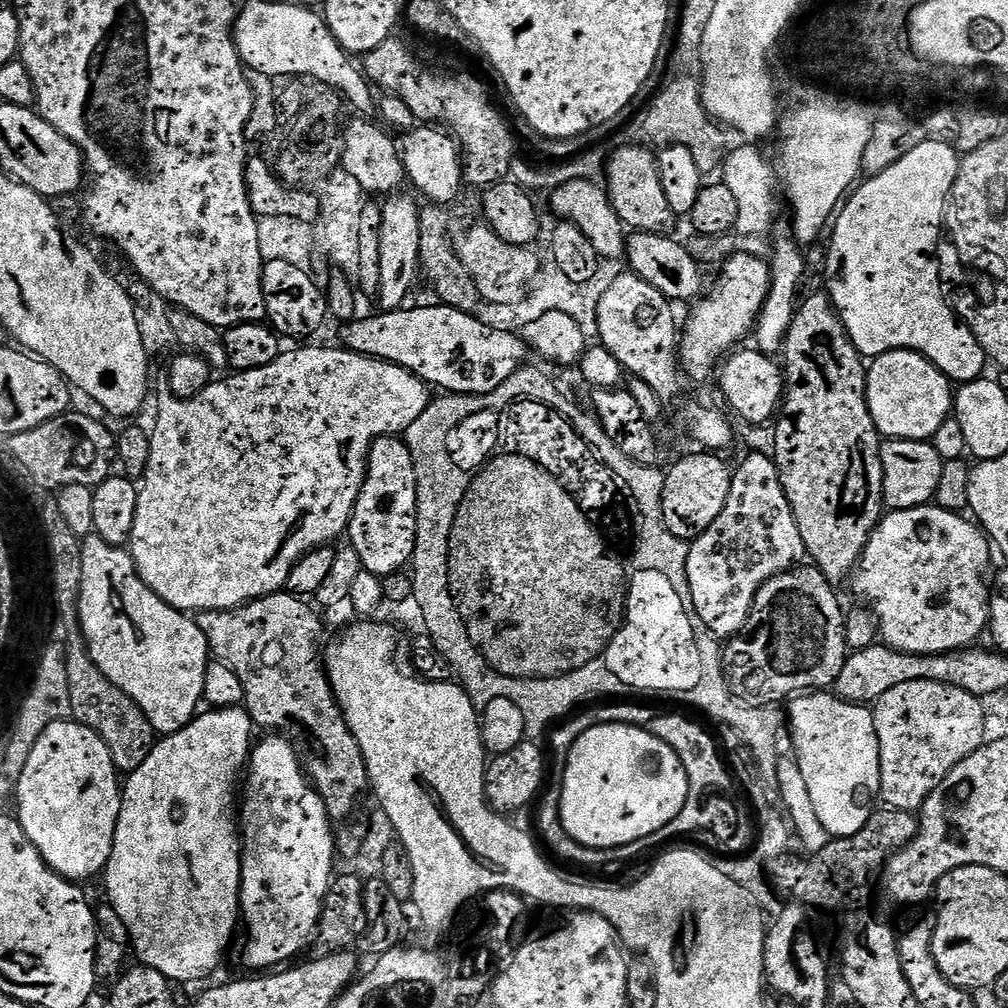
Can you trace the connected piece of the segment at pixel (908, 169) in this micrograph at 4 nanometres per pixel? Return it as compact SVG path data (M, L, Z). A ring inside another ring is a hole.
M937 138L922 142L922 146L910 150L906 158L898 158L898 162L890 166L890 170L882 170L882 174L867 177L863 181L865 184L861 183L847 197L833 238L826 244L826 291L861 356L875 358L894 348L909 348L912 352L922 353L957 385L981 379L985 375L984 364L986 365L984 347L967 324L956 315L949 297L944 297L940 264L936 261L936 247L940 244L940 236L942 240L948 195L958 178L960 161L961 157L947 139Z

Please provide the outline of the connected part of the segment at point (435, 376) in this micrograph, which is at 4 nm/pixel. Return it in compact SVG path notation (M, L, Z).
M405 306L395 312L381 311L380 316L368 316L365 320L352 320L344 332L343 347L350 352L385 360L413 372L429 386L444 388L445 393L462 396L486 396L498 390L525 363L526 345L515 332L503 332L483 324L471 311L445 306L438 308L412 308Z

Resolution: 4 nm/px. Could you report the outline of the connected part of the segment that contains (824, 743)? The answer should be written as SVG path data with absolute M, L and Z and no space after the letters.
M812 690L797 695L792 702L788 712L786 708L786 724L790 732L792 728L792 744L796 747L794 757L802 770L815 813L832 838L854 835L866 825L881 799L880 751L878 734L874 730L873 709L862 704L849 704L828 690Z

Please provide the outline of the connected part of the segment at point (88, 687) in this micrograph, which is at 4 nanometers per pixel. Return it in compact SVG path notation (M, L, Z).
M48 498L39 502L38 508L44 513L48 523L49 535L52 536L53 556L56 557L56 590L59 592L60 608L63 608L63 629L66 630L64 642L64 661L66 662L66 682L70 686L71 719L76 723L94 730L102 742L106 742L106 750L110 750L117 773L130 774L150 758L152 746L158 734L150 726L146 714L130 699L92 660L88 653L88 644L84 633L80 631L80 587L82 586L82 540L70 530L69 524L58 511L58 502Z

